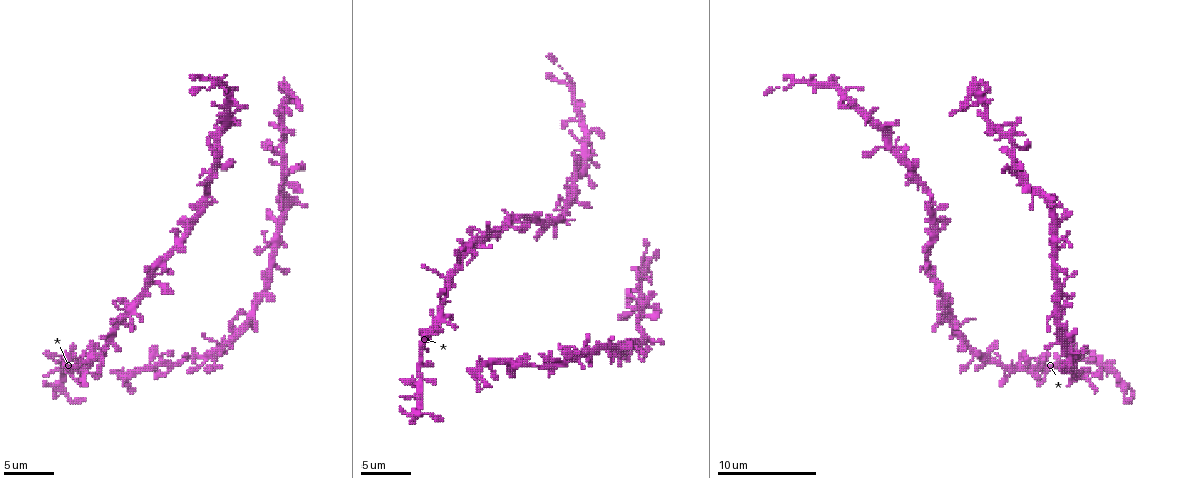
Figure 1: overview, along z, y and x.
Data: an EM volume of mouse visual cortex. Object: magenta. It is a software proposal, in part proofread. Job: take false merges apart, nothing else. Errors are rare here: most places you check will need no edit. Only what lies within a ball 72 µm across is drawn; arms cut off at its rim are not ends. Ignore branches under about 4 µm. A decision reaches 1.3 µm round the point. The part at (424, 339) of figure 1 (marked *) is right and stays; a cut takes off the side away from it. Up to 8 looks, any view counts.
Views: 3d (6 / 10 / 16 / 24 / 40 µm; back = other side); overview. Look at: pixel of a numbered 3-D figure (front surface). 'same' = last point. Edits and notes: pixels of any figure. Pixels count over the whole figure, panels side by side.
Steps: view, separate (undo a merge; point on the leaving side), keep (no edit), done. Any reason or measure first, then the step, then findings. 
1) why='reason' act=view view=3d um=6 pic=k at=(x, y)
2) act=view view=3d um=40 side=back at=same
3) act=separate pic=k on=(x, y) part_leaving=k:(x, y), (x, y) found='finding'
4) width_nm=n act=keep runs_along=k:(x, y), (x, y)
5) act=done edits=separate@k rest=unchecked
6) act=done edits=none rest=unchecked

why='four-way junction' act=view view=3d um=16 pic=1 at=(422, 378)

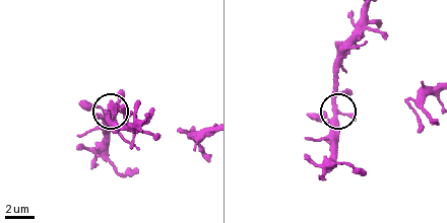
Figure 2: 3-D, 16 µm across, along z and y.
act=view view=3d um=16 side=back pic=2 at=(338, 112)

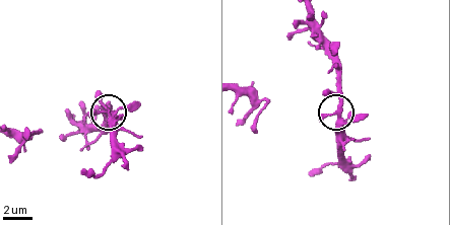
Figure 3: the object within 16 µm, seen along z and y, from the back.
arms=4 act=keep runs_along=3:(333, 57), (340, 95), (336, 141) found='continuous, no second neuron'

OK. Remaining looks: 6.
why='two arms in line, one across' act=view view=3d um=6 pic=1 at=(178, 246)

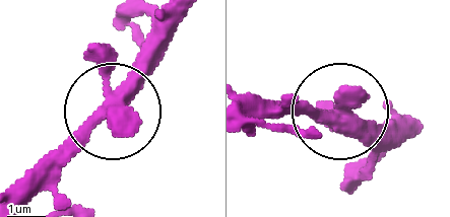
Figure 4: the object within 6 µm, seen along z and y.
width_nm=370 act=keep found='all the same neuron'

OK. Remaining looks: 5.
why='sudden change in width' act=view view=3d um=6 pic=1 at=(113, 374)

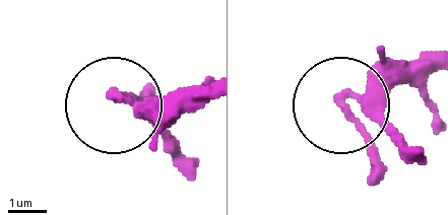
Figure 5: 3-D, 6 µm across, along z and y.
why='from behind' act=view view=3d um=6 side=back pic=5 at=(344, 99)

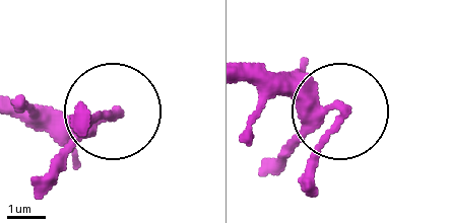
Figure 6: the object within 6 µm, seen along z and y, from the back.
act=keep found='continuous, no second neuron'

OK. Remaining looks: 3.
why='narrows sharply' act=view view=3d um=6 pic=1 at=(540, 369)

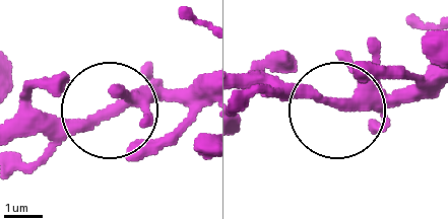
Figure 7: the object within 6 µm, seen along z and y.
width_nm=230 act=keep found='all the same neuron'

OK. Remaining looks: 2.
act=done edits=none rest=unchecked

